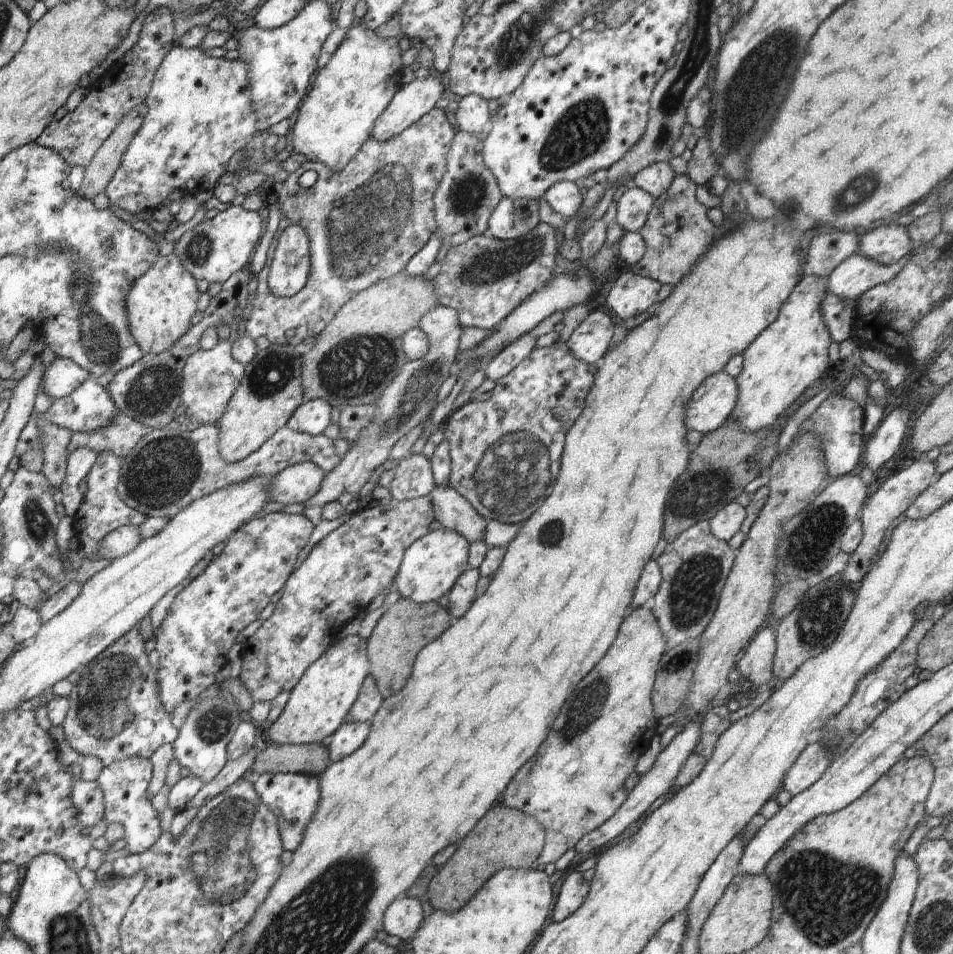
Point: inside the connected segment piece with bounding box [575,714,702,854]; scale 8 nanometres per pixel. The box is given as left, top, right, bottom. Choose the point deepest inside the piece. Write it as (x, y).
(653, 785)

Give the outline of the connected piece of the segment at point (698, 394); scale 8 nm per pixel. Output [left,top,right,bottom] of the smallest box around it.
[684,372,738,434]

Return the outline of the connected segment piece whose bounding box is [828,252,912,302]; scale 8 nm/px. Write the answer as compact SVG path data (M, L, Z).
M859 252L839 264L828 277L828 293L846 300L857 302L861 294L876 285L888 282L894 278L902 266L912 258L910 253L906 258L891 265L878 264Z

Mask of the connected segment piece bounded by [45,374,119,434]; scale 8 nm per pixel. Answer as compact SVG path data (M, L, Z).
M91 374L72 394L55 399L45 419L60 428L86 434L114 422L118 411L108 391Z

